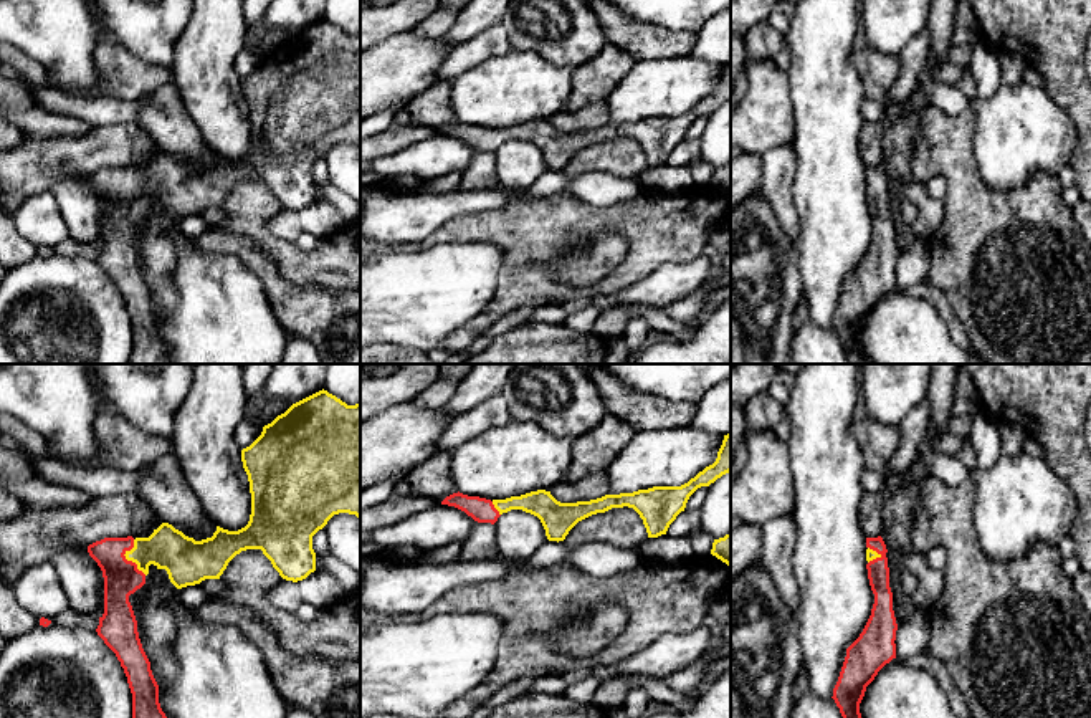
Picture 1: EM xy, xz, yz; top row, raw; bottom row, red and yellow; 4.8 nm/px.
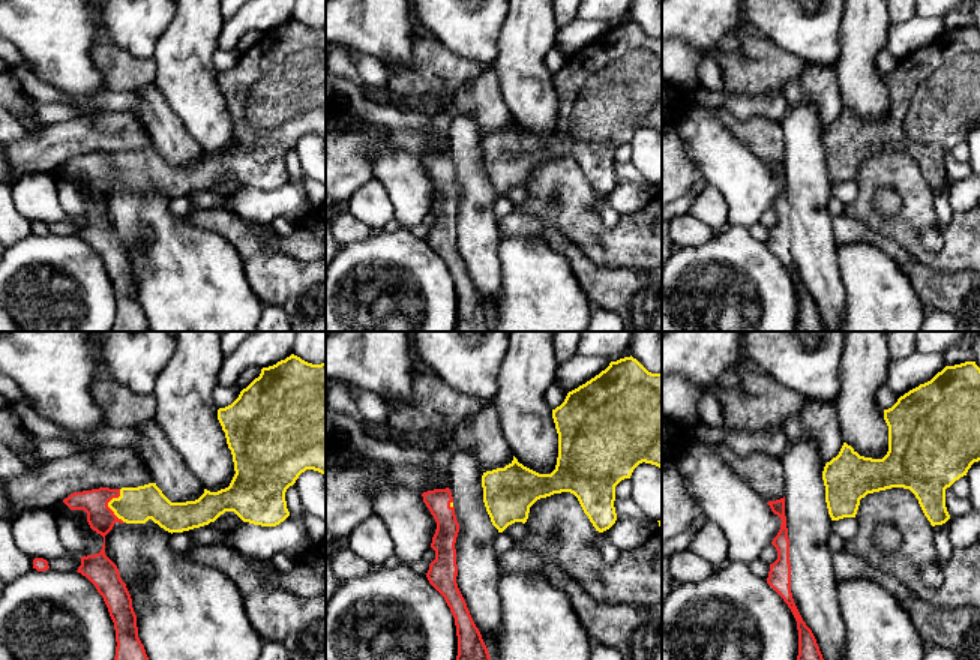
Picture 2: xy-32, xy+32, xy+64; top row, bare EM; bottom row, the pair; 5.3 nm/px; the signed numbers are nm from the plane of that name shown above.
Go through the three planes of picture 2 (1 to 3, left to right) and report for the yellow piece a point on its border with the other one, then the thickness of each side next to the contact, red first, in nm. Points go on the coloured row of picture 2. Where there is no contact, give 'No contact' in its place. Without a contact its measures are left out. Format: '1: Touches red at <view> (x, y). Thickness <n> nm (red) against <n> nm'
1: Touches red at xy-32 (107, 504). Thickness 150 nm (red) against 190 nm
2: Touches red at xy+32 (449, 504). Thickness 130 nm (red) against 20 nm
3: No contact

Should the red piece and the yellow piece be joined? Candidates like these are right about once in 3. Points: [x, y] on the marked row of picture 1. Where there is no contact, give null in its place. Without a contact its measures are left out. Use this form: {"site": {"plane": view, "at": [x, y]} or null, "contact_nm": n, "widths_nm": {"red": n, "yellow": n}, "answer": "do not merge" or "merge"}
{"site": {"plane": "xy", "at": [126, 560]}, "contact_nm": 190, "widths_nm": {"red": 180, "yellow": 200}, "answer": "merge"}

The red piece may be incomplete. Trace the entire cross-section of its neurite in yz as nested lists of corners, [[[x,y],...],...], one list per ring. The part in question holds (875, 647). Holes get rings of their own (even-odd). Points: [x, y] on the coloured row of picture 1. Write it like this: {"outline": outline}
{"outline": [[[881,536],[866,538],[866,569],[874,604],[860,637],[846,649],[846,657],[833,688],[833,700],[843,718],[861,718],[860,703],[878,672],[896,658],[896,617],[889,587],[886,544]]]}

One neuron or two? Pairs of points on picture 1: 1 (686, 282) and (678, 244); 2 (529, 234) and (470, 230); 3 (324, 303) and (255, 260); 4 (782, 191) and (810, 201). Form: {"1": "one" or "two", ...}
{"1": "two", "2": "one", "3": "one", "4": "two"}

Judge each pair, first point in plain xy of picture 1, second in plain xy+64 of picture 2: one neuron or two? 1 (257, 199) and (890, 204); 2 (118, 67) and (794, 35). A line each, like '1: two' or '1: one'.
1: two
2: two

